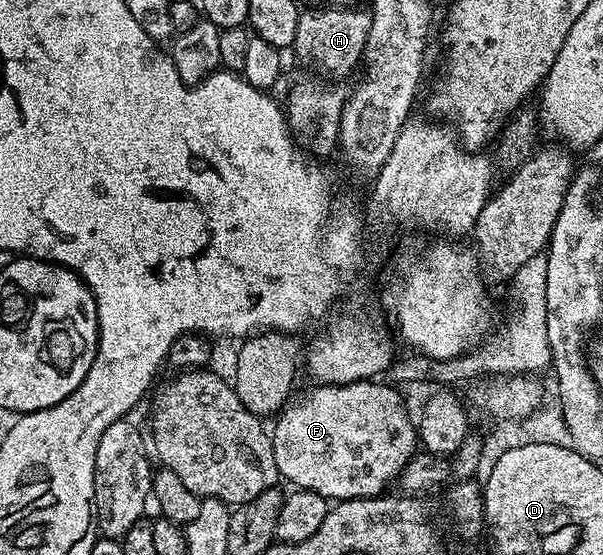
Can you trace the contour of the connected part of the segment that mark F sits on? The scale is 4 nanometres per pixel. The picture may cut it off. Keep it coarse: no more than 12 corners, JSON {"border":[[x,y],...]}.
{"border":[[388,382],[322,384],[271,425],[285,481],[381,495],[418,452]]}

